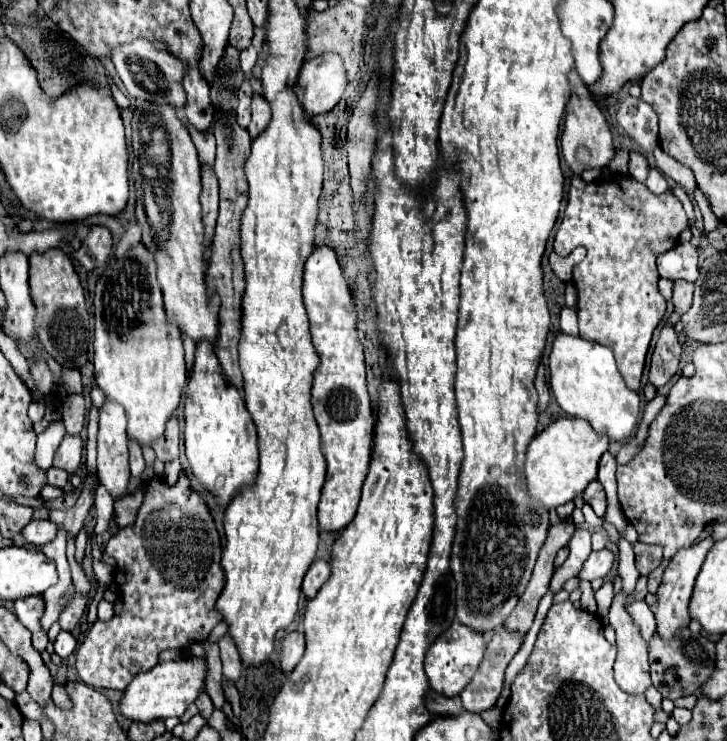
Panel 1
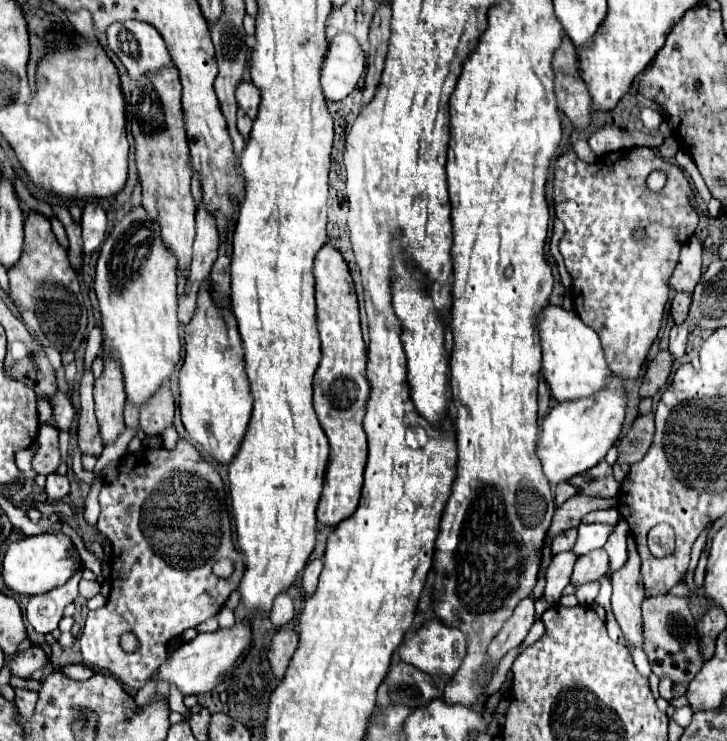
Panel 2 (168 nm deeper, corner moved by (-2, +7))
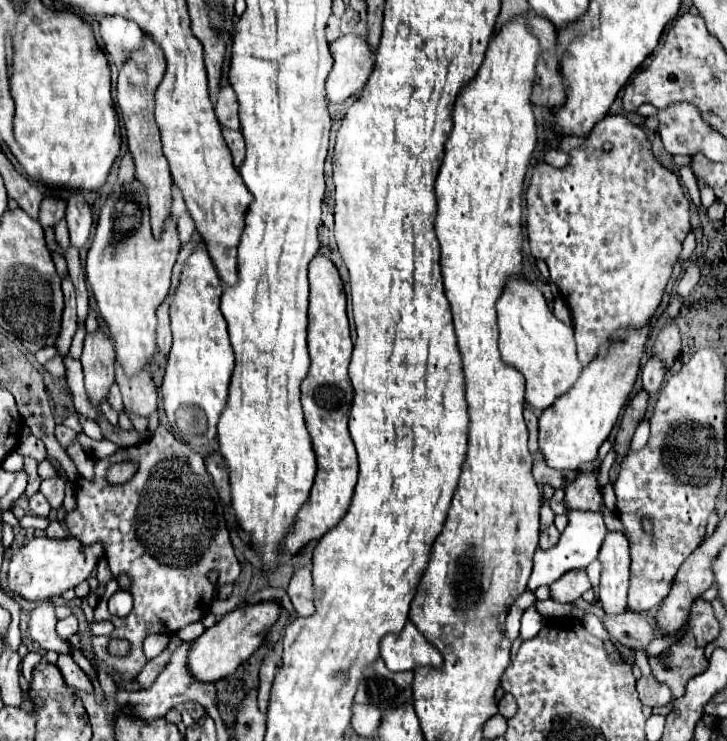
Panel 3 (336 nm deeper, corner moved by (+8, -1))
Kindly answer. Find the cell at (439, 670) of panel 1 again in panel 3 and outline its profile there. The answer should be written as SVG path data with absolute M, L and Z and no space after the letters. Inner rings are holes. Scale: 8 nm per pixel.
M409 621L401 633L389 633L381 641L381 659L391 671L411 671L417 665L441 667L441 653L425 641Z

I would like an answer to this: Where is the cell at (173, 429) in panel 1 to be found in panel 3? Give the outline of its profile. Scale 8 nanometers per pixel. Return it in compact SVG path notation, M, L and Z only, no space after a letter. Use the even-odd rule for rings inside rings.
M115 365L115 381L121 389L123 405L127 411L149 417L157 409L157 389L149 371L141 371L137 377L125 377L121 365Z

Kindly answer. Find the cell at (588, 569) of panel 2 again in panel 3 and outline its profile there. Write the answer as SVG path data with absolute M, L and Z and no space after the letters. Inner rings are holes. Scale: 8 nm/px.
M577 569L577 571L569 571L565 573L559 581L555 581L549 591L551 591L551 599L557 603L573 603L575 599L579 599L587 589L591 587L585 569Z

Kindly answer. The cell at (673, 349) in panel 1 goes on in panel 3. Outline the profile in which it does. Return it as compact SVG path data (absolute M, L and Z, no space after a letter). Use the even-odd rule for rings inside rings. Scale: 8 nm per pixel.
M641 391L637 393L629 407L625 409L623 413L623 419L621 419L621 425L619 425L619 431L617 431L617 437L615 437L615 463L619 463L627 453L629 453L629 445L631 445L631 437L637 429L637 425L641 423L641 419L645 417L645 411L647 411L647 393Z

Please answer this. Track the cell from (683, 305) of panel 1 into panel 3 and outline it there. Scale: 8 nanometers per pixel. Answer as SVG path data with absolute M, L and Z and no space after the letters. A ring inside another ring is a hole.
M671 323L657 335L653 345L653 357L659 359L665 369L671 369L679 353L681 353L681 335L677 325Z

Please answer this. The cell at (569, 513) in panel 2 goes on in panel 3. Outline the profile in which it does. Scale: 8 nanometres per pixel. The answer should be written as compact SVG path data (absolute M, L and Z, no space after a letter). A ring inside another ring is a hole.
M601 457L591 461L591 469L589 471L581 471L577 475L577 479L571 481L565 487L565 501L567 501L569 511L581 509L581 511L599 513L599 505L603 501L601 491L599 491L599 483L597 483L599 463L601 463Z

